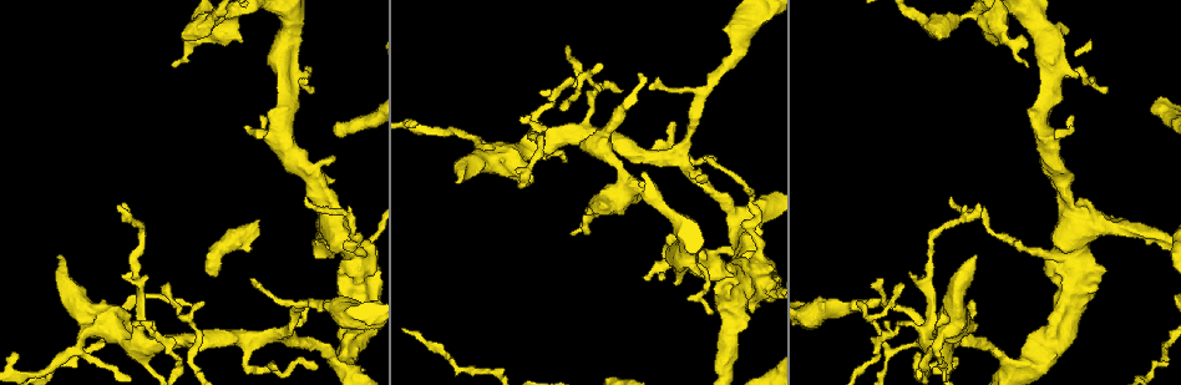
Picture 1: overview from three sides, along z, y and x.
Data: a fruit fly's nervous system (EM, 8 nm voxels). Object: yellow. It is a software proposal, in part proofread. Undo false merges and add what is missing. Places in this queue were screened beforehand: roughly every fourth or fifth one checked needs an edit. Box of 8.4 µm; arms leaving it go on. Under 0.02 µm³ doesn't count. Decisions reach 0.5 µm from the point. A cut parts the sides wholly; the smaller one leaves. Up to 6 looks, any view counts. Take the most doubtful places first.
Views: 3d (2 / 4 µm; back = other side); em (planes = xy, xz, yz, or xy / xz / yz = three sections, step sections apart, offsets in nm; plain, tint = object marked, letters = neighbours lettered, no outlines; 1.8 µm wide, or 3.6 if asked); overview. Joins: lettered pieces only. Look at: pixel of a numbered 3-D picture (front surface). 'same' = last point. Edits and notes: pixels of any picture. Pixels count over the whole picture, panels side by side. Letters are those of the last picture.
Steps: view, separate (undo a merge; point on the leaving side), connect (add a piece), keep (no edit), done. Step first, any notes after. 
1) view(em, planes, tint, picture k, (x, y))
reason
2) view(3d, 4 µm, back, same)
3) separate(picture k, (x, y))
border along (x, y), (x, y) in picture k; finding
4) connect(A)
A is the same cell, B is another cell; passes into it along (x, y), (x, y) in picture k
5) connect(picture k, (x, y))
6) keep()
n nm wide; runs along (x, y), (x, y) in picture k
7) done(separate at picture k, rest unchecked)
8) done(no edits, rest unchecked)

view(3d, 2 µm, picture 1, (229, 21))

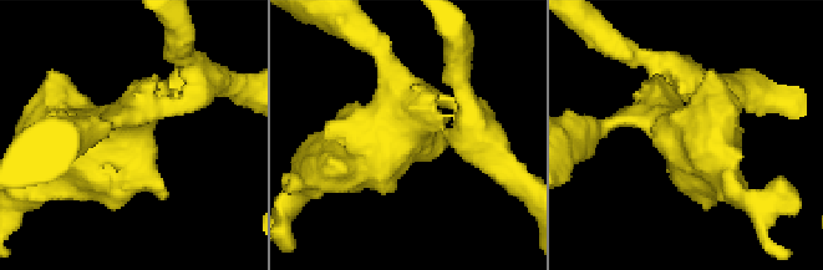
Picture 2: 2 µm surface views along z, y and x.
view(em, planes, plain, picture 2, (677, 129))
3 arms; arms of 200, 240, 280 nm

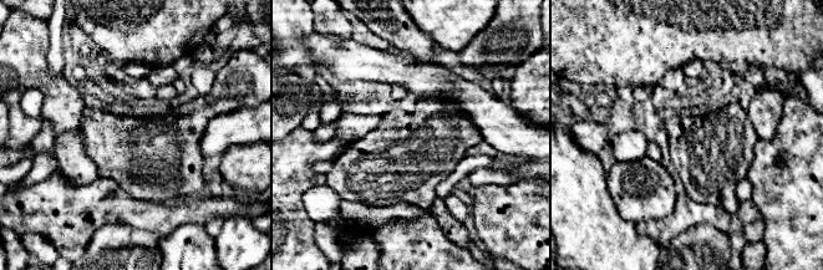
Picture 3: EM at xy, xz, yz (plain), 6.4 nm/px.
view(em, planes, letters, same)

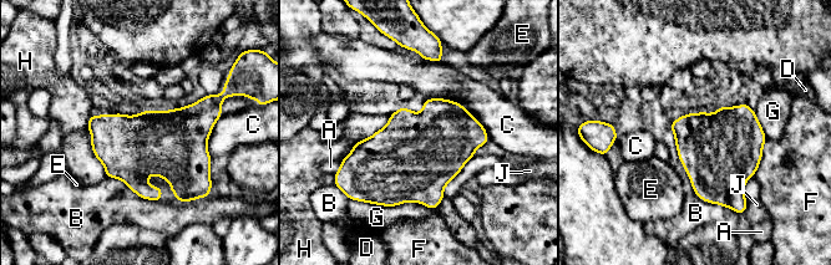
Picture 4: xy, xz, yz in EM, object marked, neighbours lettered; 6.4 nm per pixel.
keep()
A, B, C, D, E, F, G, H and J are other cells; border along (425, 97), (460, 102), (490, 138) in picture 4; all the same neuron

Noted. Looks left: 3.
view(em, 3.6 µm, xy, step 16, letters, picture 1, (1071, 216))
thick turns thin

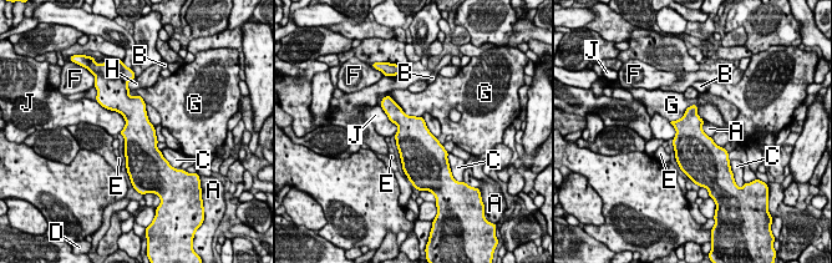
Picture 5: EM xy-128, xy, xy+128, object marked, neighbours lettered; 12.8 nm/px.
keep()
A, B, C, D, E, F, G, H and J are other cells; border along (704, 121), (703, 130), (711, 137) in picture 5; all the same neuron

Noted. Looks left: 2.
view(em, planes, letters, picture 1, (716, 160))
an open end

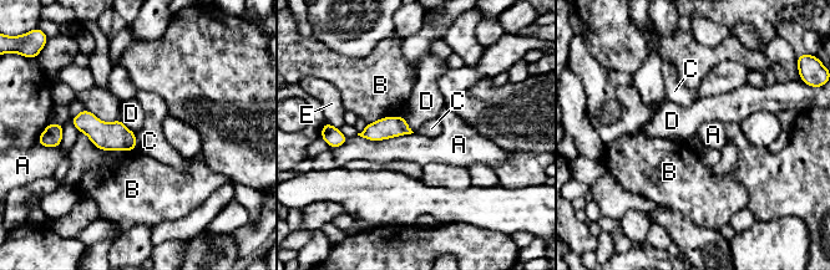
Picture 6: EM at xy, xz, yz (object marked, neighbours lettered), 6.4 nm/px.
keep()
A, B, C, D and E are other cells; none of them fits

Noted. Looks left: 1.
done(no edits, rest unchecked)

